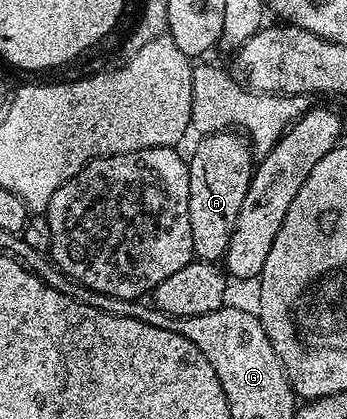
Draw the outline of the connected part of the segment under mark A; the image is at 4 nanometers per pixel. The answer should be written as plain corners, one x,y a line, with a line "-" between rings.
232,129
206,134
200,141
194,148
193,155
190,153
187,158
191,240
193,253
200,261
217,264
224,259
227,244
235,228
235,220
239,220
239,208
243,208
243,196
247,196
247,188
253,175
255,151
248,137

